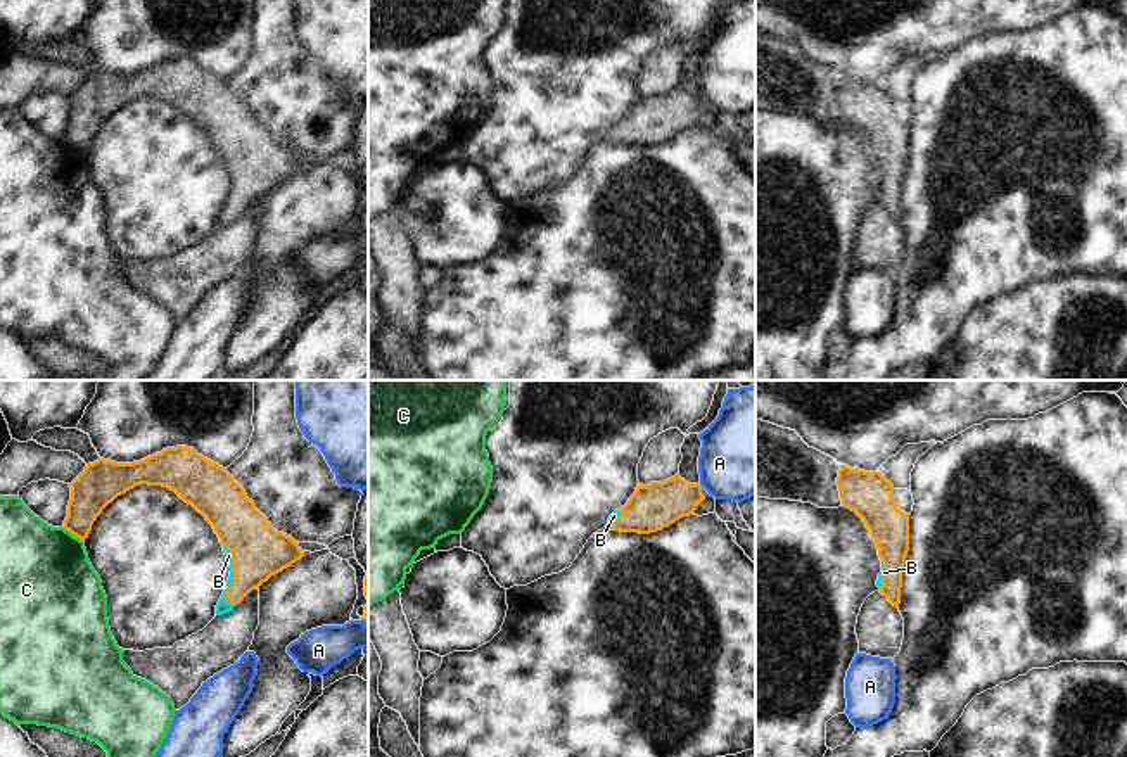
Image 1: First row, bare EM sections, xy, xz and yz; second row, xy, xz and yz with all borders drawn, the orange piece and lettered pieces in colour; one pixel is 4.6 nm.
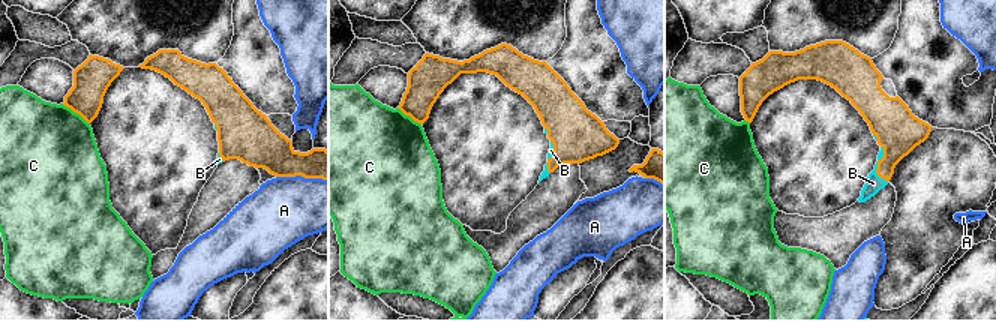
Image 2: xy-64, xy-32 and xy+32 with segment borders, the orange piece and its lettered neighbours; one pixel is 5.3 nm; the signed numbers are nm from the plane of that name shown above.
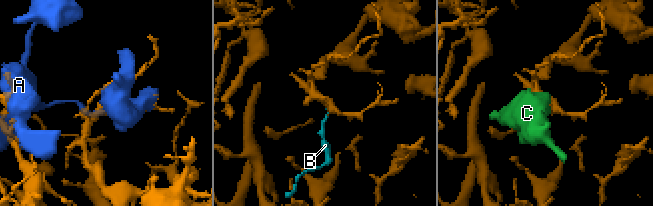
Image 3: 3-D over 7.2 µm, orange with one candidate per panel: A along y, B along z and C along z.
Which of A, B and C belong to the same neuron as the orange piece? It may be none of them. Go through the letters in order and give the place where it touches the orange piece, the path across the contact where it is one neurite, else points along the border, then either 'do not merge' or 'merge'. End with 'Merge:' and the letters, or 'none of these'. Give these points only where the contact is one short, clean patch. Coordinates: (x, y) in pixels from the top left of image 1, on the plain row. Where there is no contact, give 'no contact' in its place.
A: meets orange in xz at (700, 99); do not merge
B: meets orange in xy at (234, 189); runs through xy (260, 165), (234, 189), (234, 173), (229, 168); merge
C: meets orange in xy at (73, 147); border along xy (63, 140), (82, 154); do not merge
Merge: B

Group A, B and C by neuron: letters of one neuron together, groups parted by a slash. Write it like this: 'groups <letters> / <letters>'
groups A / B / C

